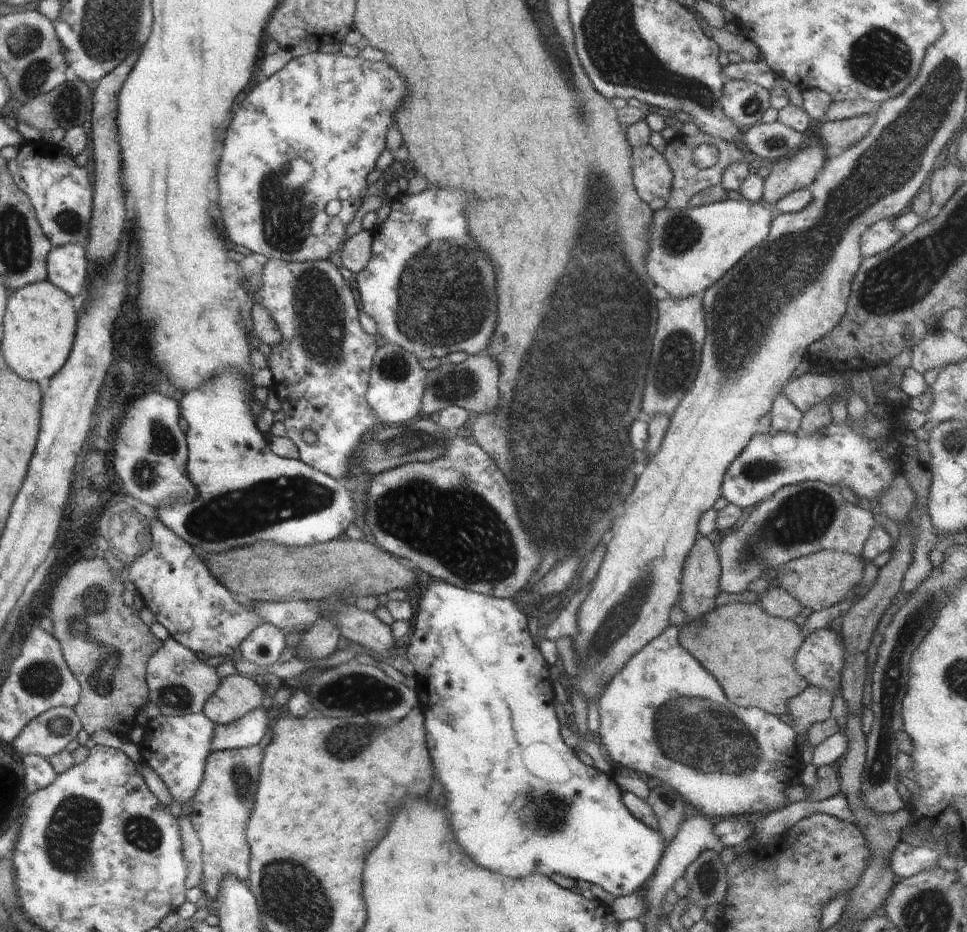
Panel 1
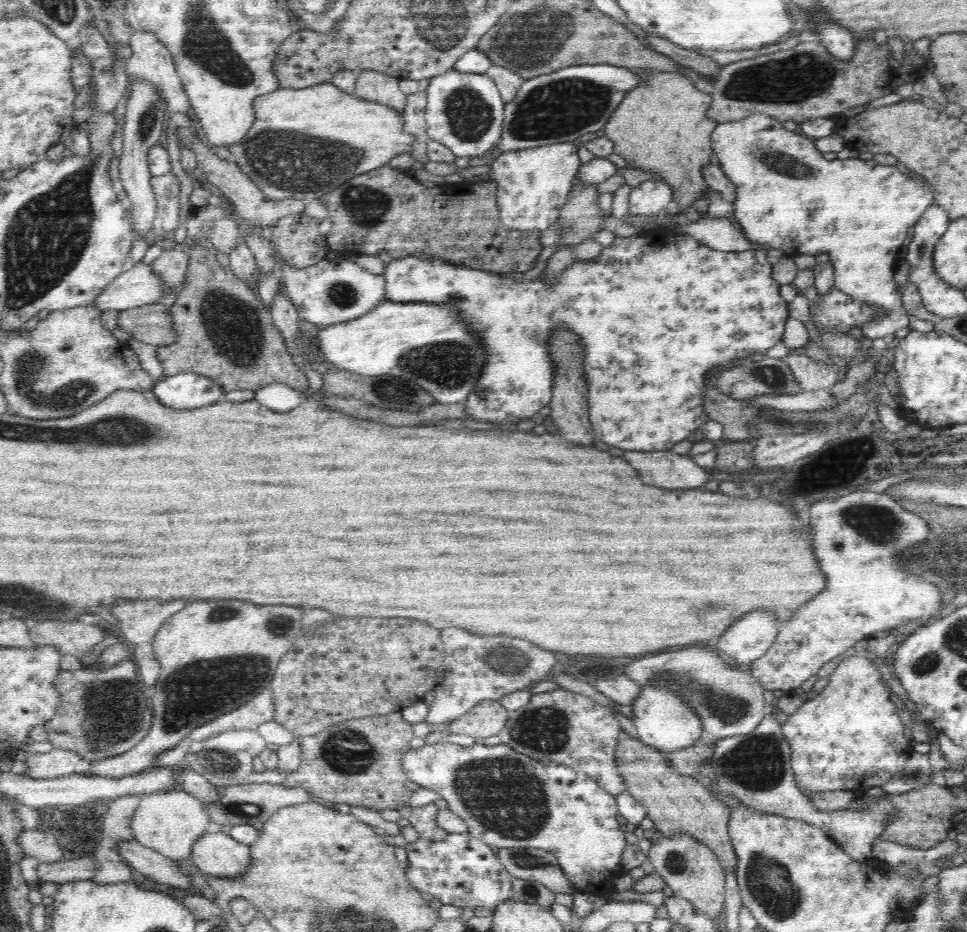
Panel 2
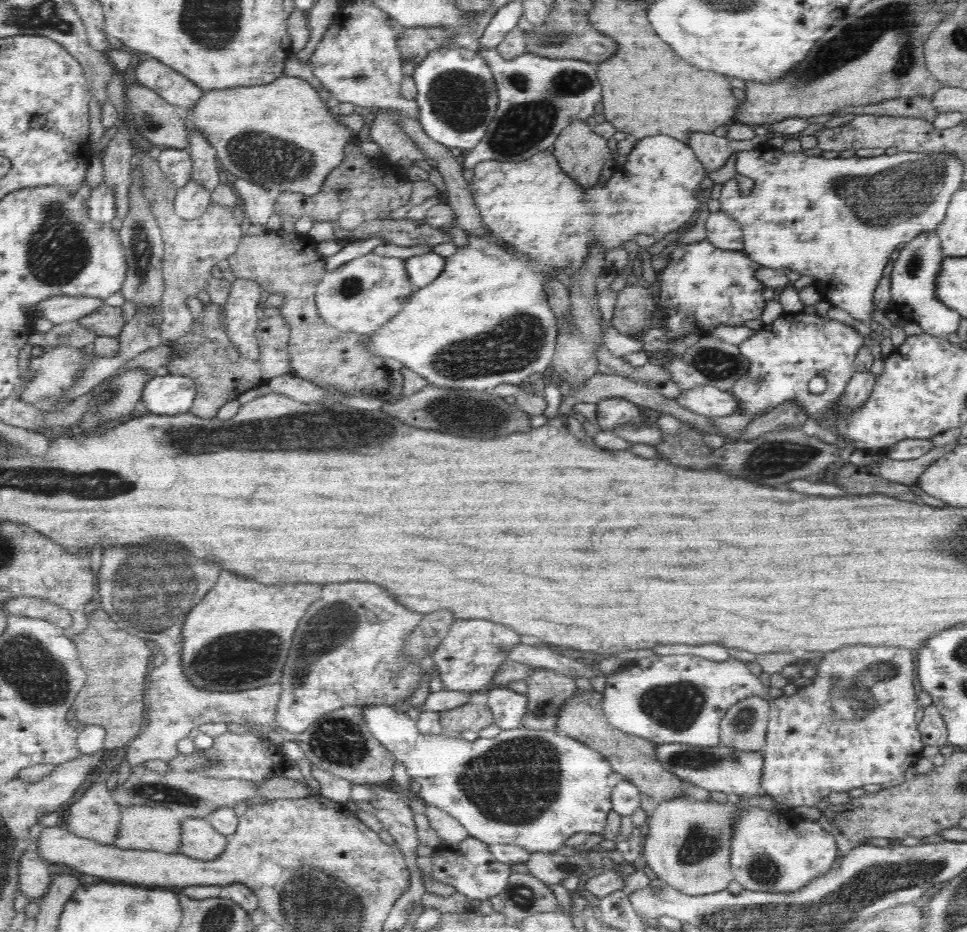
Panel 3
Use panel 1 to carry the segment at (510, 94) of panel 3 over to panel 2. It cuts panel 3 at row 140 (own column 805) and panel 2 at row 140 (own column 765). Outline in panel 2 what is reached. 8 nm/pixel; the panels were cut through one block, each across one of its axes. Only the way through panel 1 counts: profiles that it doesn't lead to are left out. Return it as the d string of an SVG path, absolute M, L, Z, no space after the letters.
M581 63L525 80L512 102L504 104L502 139L496 148L506 153L562 142L579 144L584 134L602 130L624 96L642 84L638 74L608 63Z

